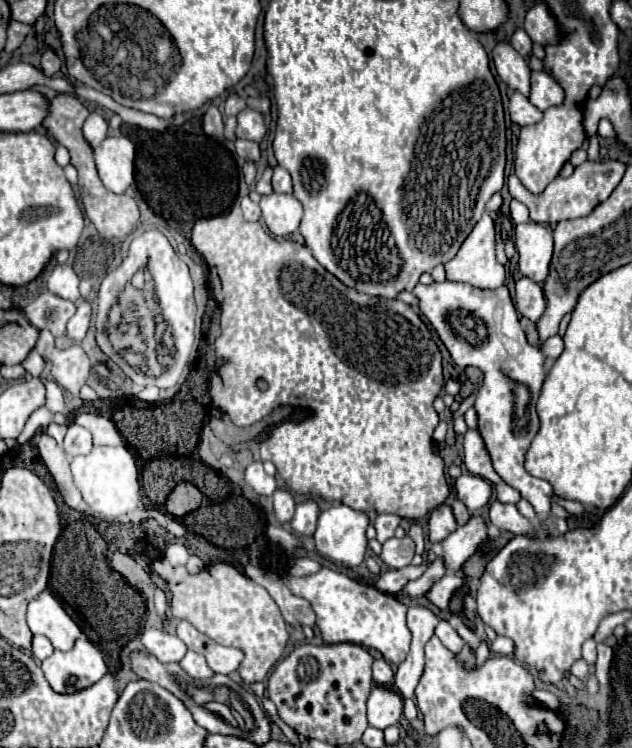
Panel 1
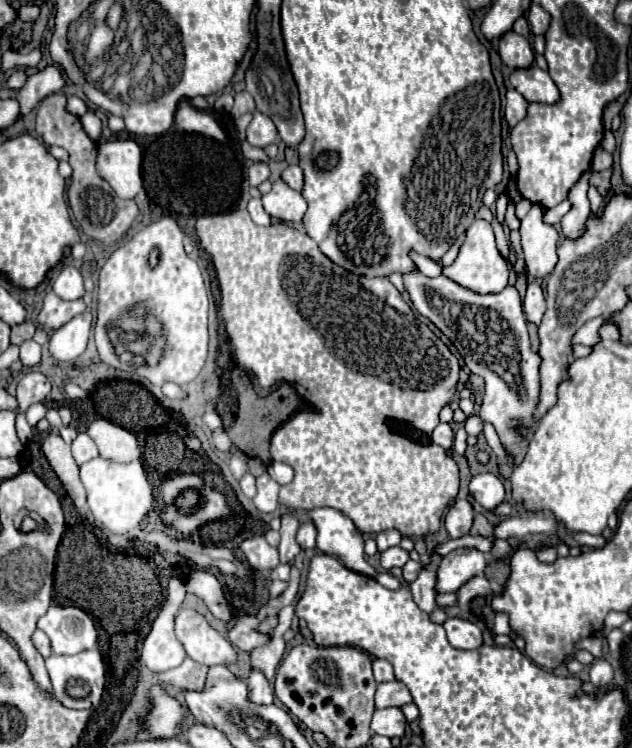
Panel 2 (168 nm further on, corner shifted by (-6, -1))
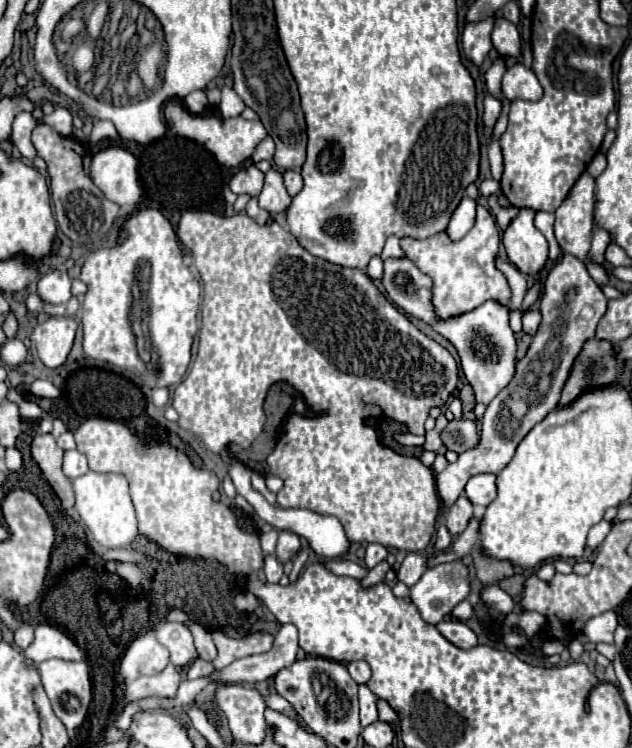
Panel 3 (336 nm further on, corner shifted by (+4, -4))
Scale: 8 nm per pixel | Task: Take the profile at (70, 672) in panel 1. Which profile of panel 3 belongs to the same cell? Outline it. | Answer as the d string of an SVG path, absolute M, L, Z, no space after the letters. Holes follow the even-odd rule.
M52 658L46 660L38 666L42 686L52 702L54 714L68 726L70 732L74 732L86 718L90 700L92 700L92 682L90 682L90 668L86 662L70 662L70 660L60 660Z

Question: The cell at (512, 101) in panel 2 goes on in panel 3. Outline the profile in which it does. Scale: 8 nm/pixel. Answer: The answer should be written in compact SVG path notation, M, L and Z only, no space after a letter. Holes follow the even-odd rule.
M488 94L484 98L484 126L494 128L500 114L502 114L502 98L494 98Z

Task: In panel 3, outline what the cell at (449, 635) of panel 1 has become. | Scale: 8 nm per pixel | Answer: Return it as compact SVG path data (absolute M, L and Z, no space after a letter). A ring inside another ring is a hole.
M442 620L436 624L436 628L448 642L462 650L468 650L476 644L476 634L460 620Z

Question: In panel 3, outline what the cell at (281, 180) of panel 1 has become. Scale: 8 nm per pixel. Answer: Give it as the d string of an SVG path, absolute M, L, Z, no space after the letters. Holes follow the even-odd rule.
M286 170L284 172L284 186L290 196L296 196L302 190L302 176L296 170Z

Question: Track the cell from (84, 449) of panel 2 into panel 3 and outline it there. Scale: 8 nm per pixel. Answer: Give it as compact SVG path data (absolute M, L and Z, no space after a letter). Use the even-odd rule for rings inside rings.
M66 450L64 452L64 474L68 478L76 478L78 474L88 472L88 462L86 456L80 454L78 450Z

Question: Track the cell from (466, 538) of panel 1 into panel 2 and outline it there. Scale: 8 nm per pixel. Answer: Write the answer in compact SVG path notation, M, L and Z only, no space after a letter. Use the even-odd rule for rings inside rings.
M456 549L438 565L436 593L456 593L468 579L482 575L486 567L484 553L476 549Z

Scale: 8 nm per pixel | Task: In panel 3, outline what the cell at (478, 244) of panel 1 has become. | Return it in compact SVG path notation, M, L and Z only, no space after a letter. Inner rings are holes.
M478 204L478 216L474 228L458 242L450 242L446 234L438 234L434 238L426 240L414 240L414 238L402 238L400 246L406 252L406 258L412 260L420 272L428 274L434 280L432 286L432 300L436 314L440 318L448 318L454 314L462 314L466 310L472 310L480 306L482 302L494 298L502 304L508 304L510 300L510 288L500 270L494 266L494 258L498 254L498 228L492 218L492 214Z

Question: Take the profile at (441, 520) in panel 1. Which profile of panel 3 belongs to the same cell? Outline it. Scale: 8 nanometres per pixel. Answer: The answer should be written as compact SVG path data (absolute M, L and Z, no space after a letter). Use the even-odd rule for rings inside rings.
M462 494L462 496L446 510L444 522L446 522L446 528L448 528L448 532L450 532L452 536L458 536L458 534L464 532L468 520L470 520L472 514L474 514L472 508L474 508L474 506L470 504L470 500Z

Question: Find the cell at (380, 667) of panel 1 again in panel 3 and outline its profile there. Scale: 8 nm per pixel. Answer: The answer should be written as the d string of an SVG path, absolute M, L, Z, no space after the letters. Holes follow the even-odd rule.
M348 662L348 672L358 684L366 684L372 676L372 670L366 662Z

